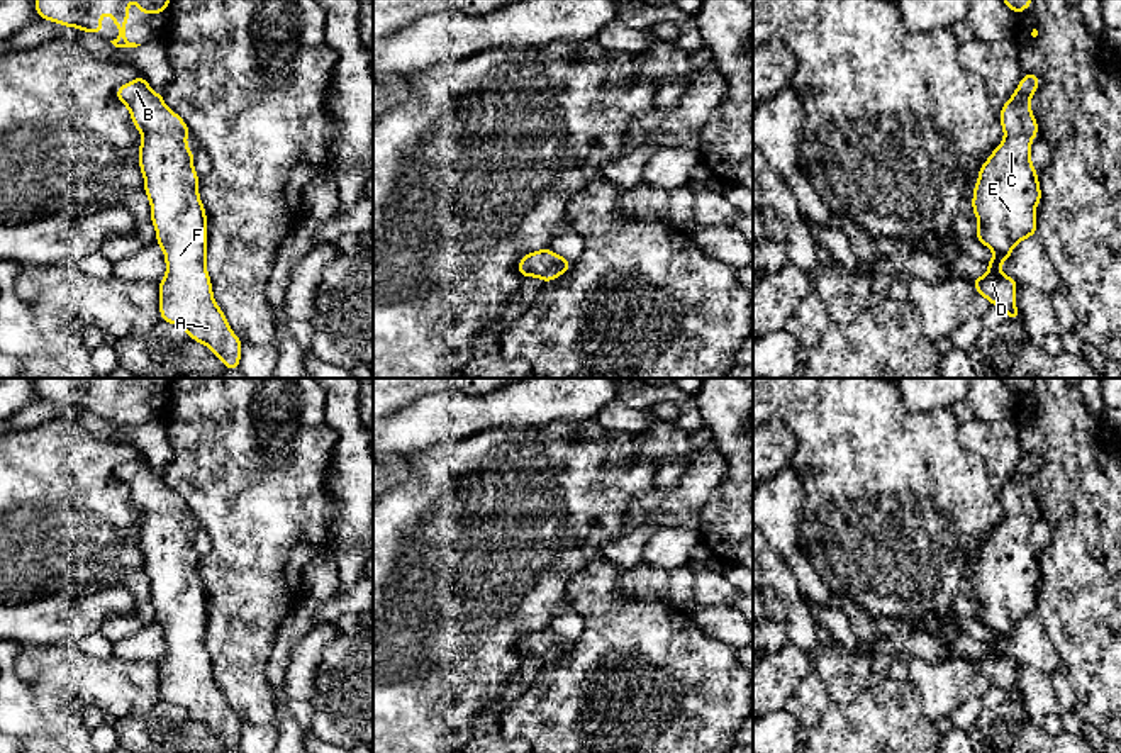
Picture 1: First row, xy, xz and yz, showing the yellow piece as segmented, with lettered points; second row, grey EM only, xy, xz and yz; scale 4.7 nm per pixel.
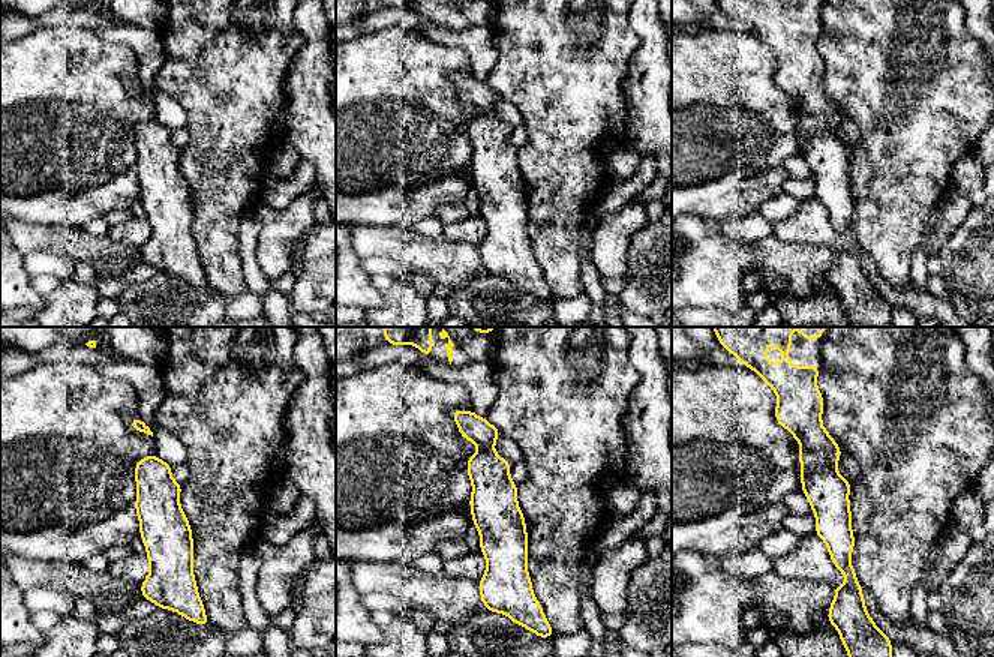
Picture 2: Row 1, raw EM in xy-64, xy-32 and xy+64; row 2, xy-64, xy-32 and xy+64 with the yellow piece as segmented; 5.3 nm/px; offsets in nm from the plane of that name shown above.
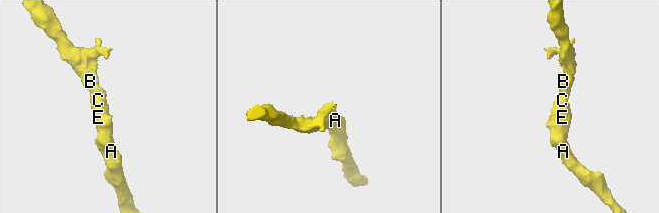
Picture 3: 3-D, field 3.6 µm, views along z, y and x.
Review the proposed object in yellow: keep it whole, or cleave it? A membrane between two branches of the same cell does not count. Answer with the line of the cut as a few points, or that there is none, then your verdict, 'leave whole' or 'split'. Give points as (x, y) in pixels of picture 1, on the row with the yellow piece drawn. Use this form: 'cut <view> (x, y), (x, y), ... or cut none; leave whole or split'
cut none; leave whole

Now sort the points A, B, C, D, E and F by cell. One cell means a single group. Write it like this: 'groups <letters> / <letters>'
groups A B C D E F

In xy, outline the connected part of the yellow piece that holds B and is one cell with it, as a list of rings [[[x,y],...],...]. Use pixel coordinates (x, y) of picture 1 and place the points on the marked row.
[[[141,73],[137,80],[119,86],[115,97],[127,107],[134,127],[142,134],[139,146],[142,190],[149,198],[156,243],[166,261],[166,275],[158,285],[161,321],[185,329],[193,341],[205,344],[227,370],[237,370],[243,343],[214,300],[205,266],[207,214],[198,195],[200,176],[193,170],[193,151],[185,142],[190,129],[176,112],[165,105],[163,93],[154,93]]]

